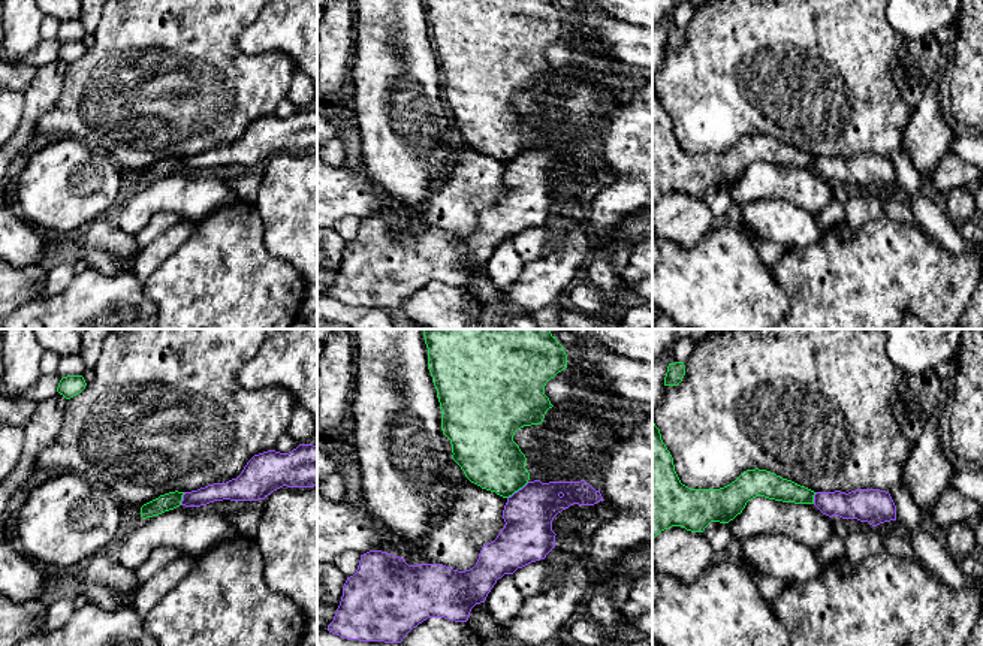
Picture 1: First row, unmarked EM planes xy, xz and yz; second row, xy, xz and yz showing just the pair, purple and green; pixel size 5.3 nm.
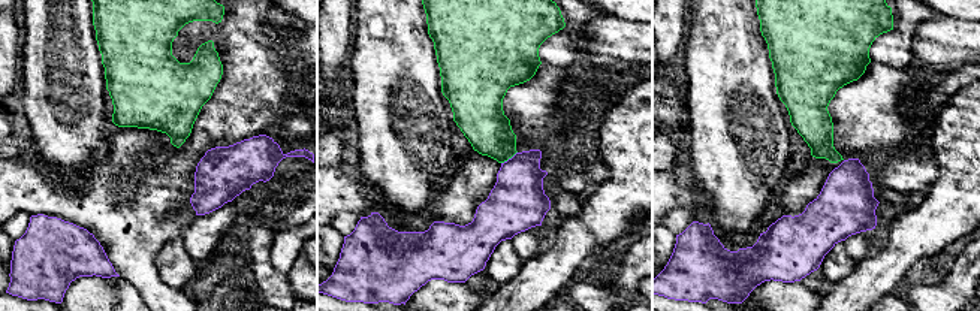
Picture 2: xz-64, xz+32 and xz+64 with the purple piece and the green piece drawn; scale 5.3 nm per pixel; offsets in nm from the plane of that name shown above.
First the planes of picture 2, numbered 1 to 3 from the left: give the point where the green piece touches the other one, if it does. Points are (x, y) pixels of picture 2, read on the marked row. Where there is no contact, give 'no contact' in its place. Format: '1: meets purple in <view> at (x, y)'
1: no contact
2: meets purple in xz+32 at (509, 159)
3: no contact

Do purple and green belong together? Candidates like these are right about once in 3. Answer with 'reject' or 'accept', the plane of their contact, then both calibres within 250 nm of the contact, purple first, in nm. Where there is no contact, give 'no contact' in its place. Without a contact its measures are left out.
reject | xz | 260/320 nm

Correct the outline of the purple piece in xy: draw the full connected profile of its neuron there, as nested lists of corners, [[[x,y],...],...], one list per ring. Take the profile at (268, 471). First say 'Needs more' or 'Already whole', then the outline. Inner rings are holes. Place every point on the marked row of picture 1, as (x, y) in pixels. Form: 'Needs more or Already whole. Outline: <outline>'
Already whole. Outline: [[[299,444],[289,453],[268,450],[254,455],[236,479],[184,492],[181,505],[200,507],[223,499],[257,501],[283,486],[317,486],[317,446]]]

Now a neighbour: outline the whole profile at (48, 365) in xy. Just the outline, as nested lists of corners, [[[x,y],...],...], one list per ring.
[[[42,350],[39,369],[42,375],[52,375],[57,372],[61,357],[54,351]]]

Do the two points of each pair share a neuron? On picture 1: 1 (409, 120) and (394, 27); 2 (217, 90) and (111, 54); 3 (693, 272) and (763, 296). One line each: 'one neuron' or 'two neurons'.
1: one neuron
2: one neuron
3: one neuron

